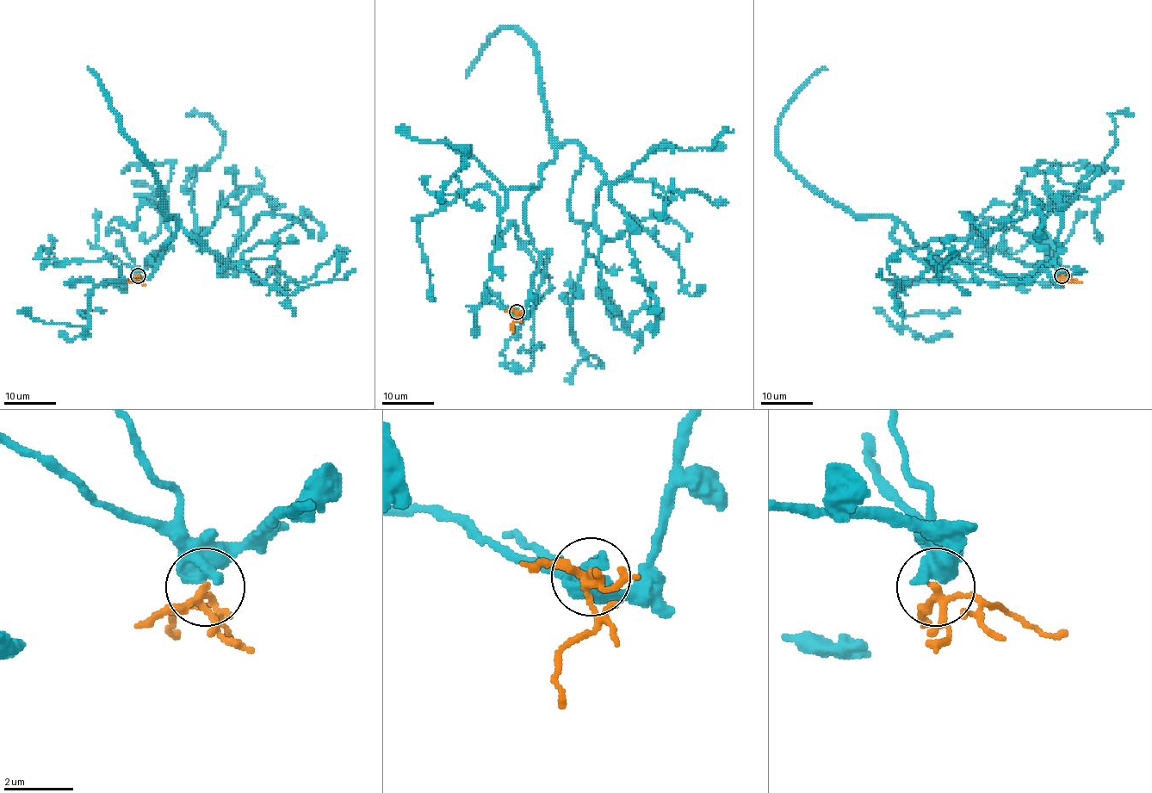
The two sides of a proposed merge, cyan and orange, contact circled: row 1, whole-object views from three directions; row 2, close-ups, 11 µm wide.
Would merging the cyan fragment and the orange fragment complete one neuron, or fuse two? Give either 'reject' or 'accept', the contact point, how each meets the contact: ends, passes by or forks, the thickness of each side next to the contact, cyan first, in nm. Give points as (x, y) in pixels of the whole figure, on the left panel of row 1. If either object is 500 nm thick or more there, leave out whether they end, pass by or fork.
reject | (138, 275) | 650/170 nm

